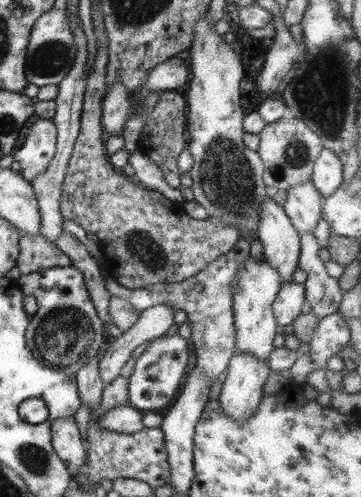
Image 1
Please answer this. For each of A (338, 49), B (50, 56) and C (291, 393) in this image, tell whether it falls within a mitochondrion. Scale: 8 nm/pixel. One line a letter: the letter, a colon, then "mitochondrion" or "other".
A: mitochondrion
B: mitochondrion
C: other

